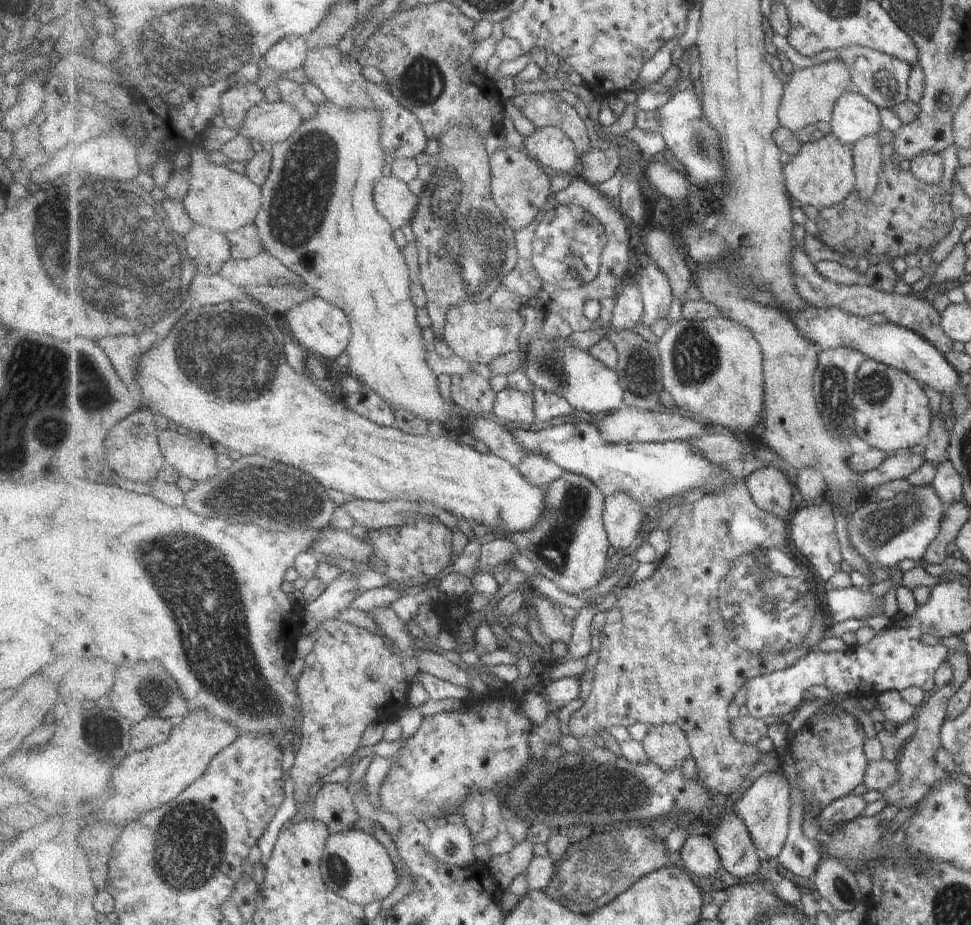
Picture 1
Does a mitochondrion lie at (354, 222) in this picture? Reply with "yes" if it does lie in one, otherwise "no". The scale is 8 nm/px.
no

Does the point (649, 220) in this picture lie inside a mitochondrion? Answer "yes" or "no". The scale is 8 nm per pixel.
no

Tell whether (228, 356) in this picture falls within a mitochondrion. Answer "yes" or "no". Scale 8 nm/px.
yes

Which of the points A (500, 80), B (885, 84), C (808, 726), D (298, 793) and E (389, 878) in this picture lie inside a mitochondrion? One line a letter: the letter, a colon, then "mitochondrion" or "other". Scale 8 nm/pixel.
A: other
B: mitochondrion
C: other
D: other
E: other

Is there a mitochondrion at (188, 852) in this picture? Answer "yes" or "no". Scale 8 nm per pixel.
yes

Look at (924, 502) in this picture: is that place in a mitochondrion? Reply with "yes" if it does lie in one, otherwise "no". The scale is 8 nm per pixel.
yes

